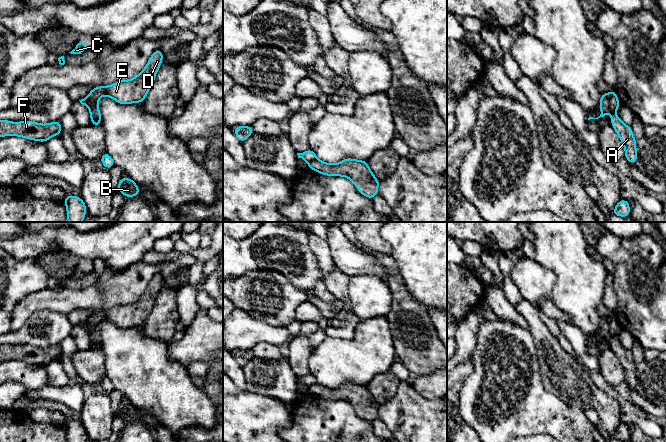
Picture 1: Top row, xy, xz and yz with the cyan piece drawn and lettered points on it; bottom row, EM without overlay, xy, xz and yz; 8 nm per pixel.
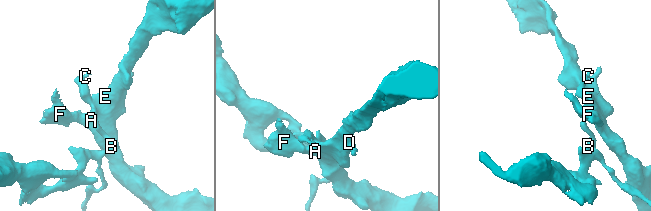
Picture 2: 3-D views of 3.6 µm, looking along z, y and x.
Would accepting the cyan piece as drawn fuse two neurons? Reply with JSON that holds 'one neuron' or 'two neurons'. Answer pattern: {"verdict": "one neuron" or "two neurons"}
{"verdict": "two neurons"}

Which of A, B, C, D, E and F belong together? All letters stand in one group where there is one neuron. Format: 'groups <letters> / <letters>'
groups A D E F / B C

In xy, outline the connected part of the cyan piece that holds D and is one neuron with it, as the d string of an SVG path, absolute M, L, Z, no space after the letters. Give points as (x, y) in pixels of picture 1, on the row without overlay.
M160 273L155 274L149 282L147 290L136 301L129 304L120 304L106 311L93 312L88 318L91 348L96 345L101 347L98 324L104 319L123 329L144 326L162 288L163 280L164 278Z

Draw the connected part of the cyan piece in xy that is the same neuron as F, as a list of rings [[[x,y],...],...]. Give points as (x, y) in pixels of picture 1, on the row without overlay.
[[[0,344],[0,361],[18,360],[26,363],[46,366],[55,359],[61,359],[60,345],[40,348],[33,345],[20,345],[14,347],[9,344]]]

